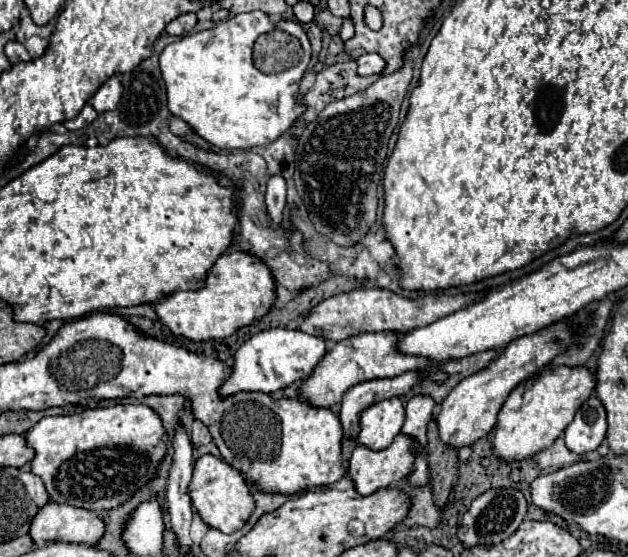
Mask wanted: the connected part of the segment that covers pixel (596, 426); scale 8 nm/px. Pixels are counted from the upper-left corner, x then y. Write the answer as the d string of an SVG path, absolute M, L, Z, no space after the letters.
M593 394L575 412L575 420L565 428L565 444L575 454L597 450L607 434L607 416L601 400Z

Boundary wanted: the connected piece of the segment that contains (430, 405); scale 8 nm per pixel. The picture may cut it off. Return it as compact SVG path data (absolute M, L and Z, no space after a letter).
M413 396L407 402L407 416L405 416L405 424L403 424L403 434L415 438L423 448L427 442L427 424L433 416L433 408L435 408L435 400L429 396Z

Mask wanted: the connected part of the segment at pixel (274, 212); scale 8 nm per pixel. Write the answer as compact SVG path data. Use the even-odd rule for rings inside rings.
M271 176L267 184L267 212L273 220L273 226L279 226L283 220L283 208L285 208L285 194L287 194L287 184L283 176Z

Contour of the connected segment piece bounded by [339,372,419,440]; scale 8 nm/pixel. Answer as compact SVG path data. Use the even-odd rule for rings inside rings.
M405 372L395 378L367 380L351 386L343 396L341 412L339 412L339 420L343 424L343 436L347 440L355 440L355 434L359 434L359 414L367 406L391 396L403 396L417 382L419 382L419 372Z

